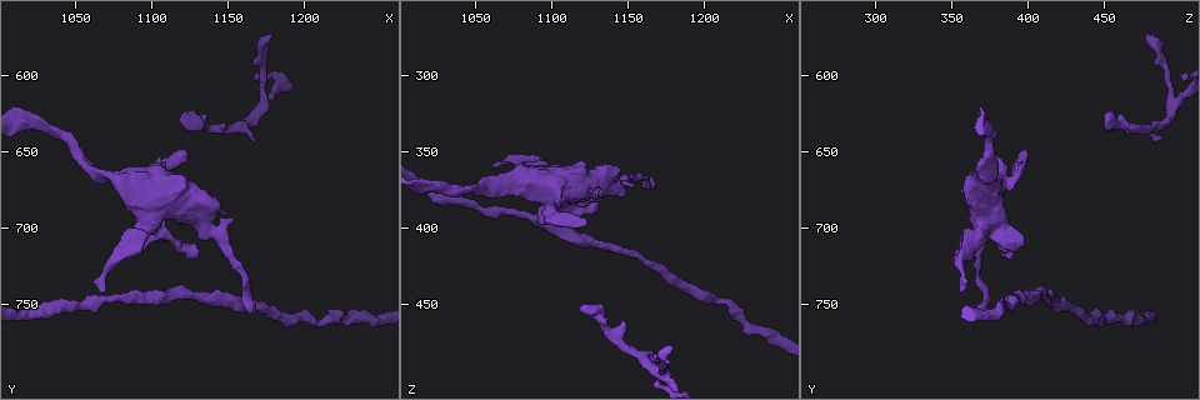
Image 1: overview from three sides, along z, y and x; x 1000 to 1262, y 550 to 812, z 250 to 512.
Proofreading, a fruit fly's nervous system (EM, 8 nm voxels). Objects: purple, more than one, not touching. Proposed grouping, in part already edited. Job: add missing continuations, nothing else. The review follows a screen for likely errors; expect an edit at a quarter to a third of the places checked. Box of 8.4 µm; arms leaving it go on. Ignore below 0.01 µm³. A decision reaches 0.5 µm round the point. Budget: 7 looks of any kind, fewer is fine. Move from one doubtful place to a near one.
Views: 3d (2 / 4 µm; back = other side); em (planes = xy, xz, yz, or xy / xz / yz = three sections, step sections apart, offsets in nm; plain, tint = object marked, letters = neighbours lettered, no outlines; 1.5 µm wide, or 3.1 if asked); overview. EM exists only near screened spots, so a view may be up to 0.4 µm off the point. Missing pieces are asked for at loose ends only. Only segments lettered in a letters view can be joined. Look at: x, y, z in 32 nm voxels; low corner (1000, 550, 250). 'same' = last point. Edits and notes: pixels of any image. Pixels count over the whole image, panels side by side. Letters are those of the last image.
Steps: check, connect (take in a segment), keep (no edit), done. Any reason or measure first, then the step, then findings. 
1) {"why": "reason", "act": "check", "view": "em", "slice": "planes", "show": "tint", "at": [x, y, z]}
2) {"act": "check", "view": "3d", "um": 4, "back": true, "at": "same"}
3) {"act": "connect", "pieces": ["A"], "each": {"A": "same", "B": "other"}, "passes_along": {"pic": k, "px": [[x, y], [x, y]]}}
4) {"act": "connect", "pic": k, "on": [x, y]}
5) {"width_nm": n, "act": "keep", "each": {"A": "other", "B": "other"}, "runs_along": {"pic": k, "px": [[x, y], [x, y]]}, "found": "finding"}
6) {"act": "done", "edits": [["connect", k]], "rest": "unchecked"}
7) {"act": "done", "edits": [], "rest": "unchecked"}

{"why": "tapers out", "act": "check", "view": "em", "slice": "yz", "step": 4, "show": "letters", "at": [1166, 756, 366]}

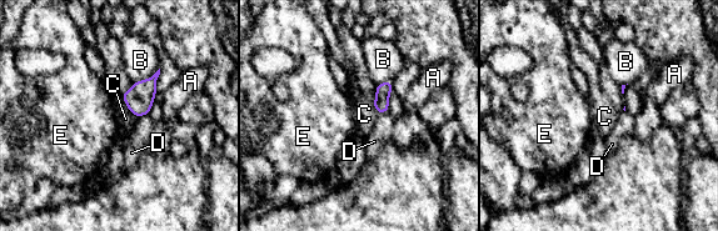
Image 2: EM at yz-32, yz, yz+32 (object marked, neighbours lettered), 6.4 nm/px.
{"act": "check", "view": "em", "slice": "planes", "show": "letters", "at": "same"}

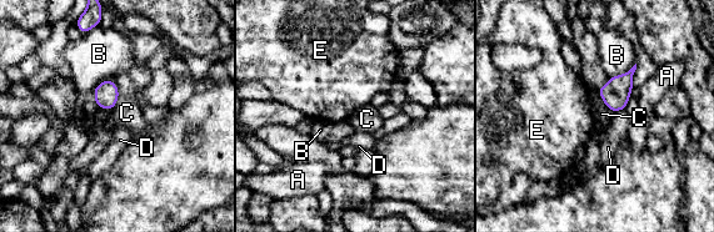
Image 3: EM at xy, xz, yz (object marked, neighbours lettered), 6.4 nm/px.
{"width_nm": 150, "act": "keep", "each": {"A": "other", "B": "other", "C": "other", "D": "other", "E": "other"}, "border": {"pic": 3, "px": [[597, 90], [603, 102], [612, 111]]}, "found": "no lettered segment goes on from it"}

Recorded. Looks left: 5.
{"why": "an open end", "act": "check", "view": "3d", "um": 4, "at": [1128, 718, 384]}

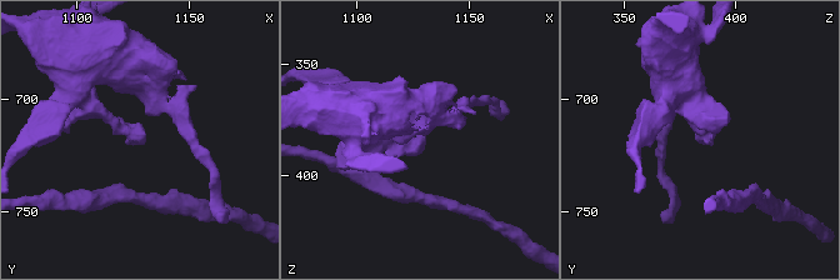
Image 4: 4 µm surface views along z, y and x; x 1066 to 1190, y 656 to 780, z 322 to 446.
{"why": "now the EM", "act": "check", "view": "em", "slice": "xy", "step": 4, "show": "letters", "at": [1129, 719, 385]}

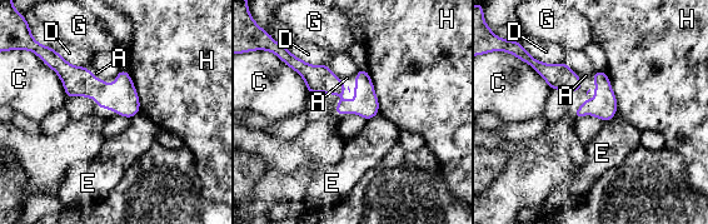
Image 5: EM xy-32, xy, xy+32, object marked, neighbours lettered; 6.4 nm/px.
{"why": "another direction", "act": "check", "view": "em", "slice": "planes", "show": "letters", "at": "same"}

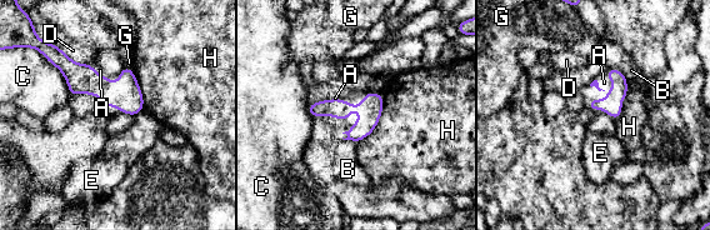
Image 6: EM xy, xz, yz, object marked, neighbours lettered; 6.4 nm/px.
{"act": "keep", "each": {"A": "other", "B": "other", "C": "other", "D": "other", "E": "other", "G": "other", "H": "other"}, "border": {"pic": 6, "px": [[140, 110], [134, 115]]}, "found": "none of them fits"}

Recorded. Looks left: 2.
{"why": "free end", "act": "check", "view": "em", "slice": "xz", "step": 8, "show": "letters", "at": [1068, 742, 354]}

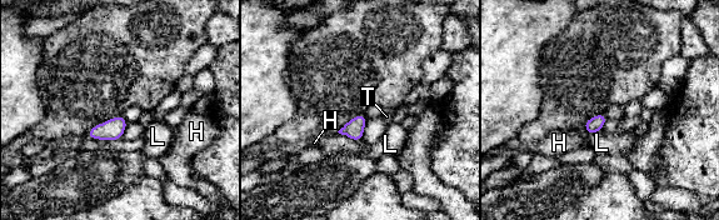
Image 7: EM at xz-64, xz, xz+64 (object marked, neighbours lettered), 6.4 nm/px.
{"act": "check", "view": "em", "slice": "planes", "show": "letters", "at": "same"}

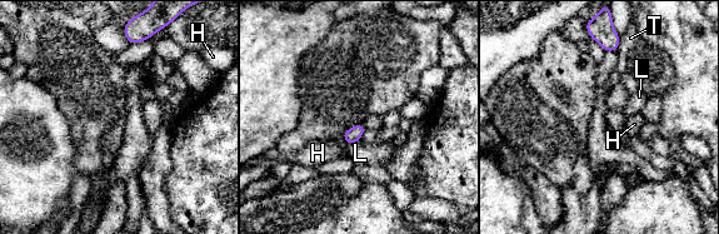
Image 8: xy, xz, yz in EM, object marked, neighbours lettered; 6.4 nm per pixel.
{"act": "keep", "each": {"H": "other", "L": "other", "T": "other"}, "found": "no lettered segment goes on from it"}

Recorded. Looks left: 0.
{"act": "done", "edits": [], "rest": "unchecked"}

